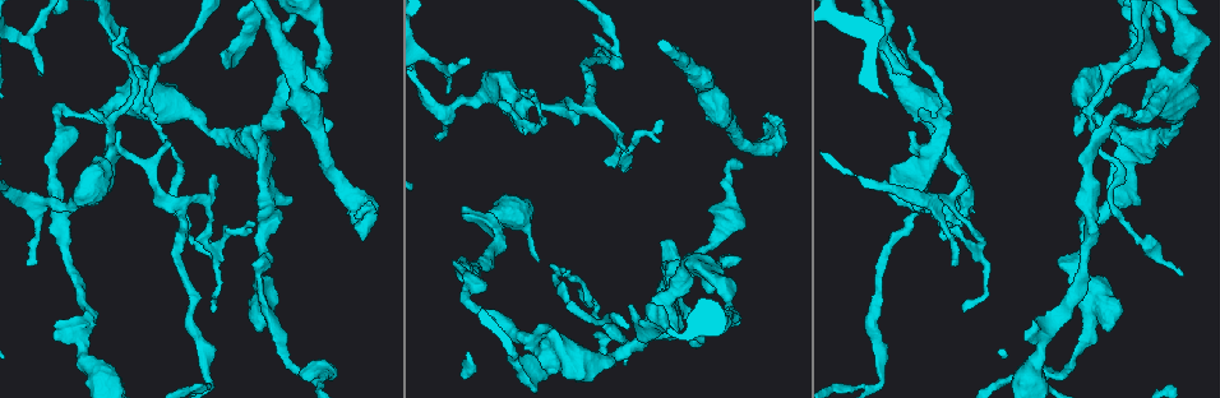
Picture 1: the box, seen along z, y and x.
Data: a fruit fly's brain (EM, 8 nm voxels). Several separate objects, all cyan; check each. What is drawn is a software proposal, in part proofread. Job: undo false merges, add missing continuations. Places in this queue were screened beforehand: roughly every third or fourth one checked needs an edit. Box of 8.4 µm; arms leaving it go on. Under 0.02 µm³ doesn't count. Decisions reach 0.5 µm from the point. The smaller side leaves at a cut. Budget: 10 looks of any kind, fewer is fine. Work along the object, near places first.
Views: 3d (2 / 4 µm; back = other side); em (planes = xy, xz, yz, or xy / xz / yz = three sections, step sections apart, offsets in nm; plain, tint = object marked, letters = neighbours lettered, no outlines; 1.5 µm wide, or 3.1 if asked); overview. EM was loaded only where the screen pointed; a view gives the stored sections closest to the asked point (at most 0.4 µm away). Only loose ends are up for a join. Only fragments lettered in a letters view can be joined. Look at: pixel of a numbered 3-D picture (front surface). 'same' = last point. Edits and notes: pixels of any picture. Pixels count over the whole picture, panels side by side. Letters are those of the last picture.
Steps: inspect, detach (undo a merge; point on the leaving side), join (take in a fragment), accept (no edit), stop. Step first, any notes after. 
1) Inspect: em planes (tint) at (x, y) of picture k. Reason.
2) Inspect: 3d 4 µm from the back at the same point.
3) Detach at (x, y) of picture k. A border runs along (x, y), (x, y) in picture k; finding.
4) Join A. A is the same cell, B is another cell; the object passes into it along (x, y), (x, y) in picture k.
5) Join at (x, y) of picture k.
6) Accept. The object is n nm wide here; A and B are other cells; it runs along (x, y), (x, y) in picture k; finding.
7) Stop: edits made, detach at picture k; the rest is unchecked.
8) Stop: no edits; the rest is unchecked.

Inspect: em planes (tint) at (942, 240) of picture 1. Stops while still wide.

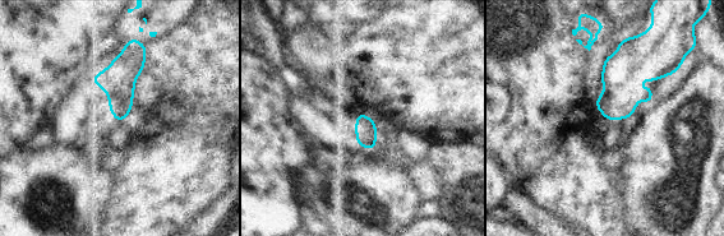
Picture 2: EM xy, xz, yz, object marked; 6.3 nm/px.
Inspect: em planes (letters) at the same point. What lies round it.

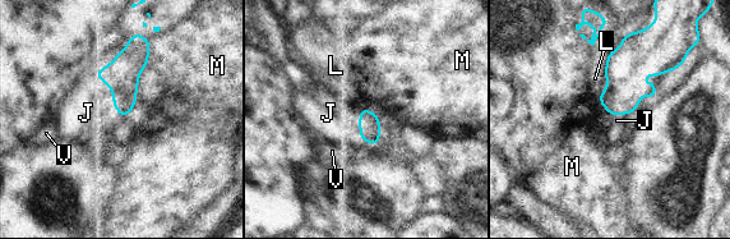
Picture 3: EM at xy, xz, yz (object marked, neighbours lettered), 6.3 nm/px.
Join J. J is the same cell, L, M and V are other cells; the neuron continues.

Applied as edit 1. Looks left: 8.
Inspect: em planes (plain) at (205, 371) of picture 1.

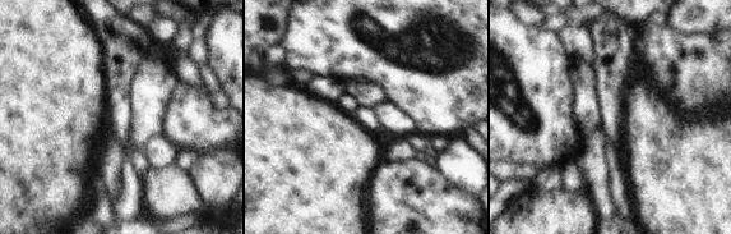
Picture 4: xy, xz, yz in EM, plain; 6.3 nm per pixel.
Inspect: em planes (letters) at the same point. What lies round it.

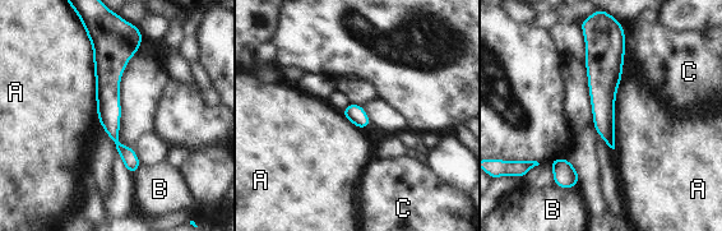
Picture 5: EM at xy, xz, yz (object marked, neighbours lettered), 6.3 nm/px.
Accept. A, B and C are other cells; it runs along (106, 37), (110, 123), (133, 169) in picture 5; one neuron here.

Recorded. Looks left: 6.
Inspect: 3d 4 µm from the back at (118, 132) of picture 1. Free end.

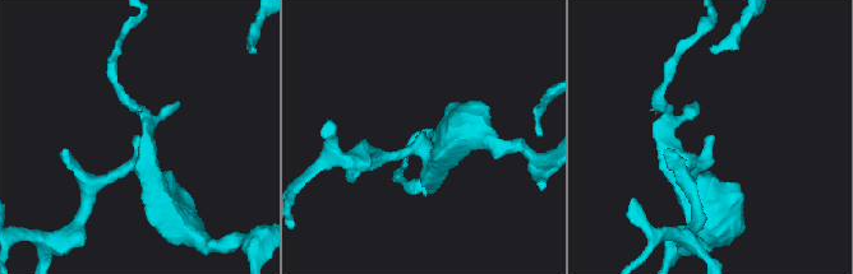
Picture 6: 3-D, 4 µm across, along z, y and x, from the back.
Inspect: em planes (tint) at (713, 137) of picture 6. Need the tissue.

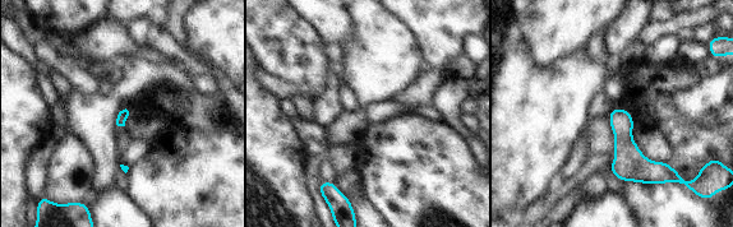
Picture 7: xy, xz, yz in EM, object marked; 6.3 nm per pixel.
Inspect: em planes (letters) at the same point.

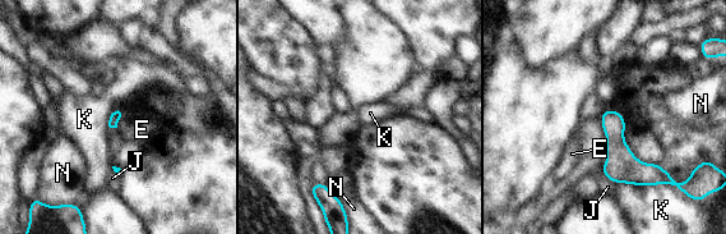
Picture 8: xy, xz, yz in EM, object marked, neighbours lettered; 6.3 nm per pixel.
Accept. E, J, K and N are other cells; none of them fits.

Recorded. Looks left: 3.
Inspect: 3d 2 µm from the back at (953, 266) of picture 1. Free end.

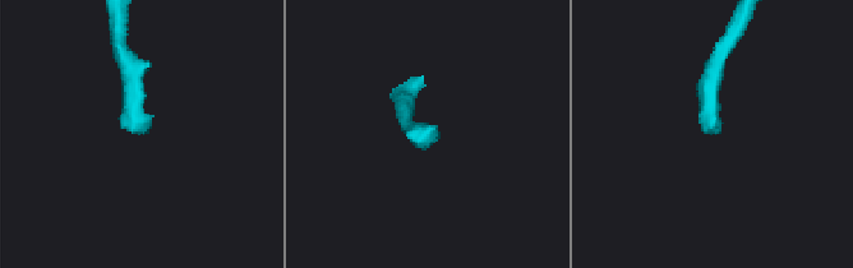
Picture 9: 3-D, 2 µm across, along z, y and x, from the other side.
Inspect: em yz step 8 (letters) at (429, 131) of picture 9.

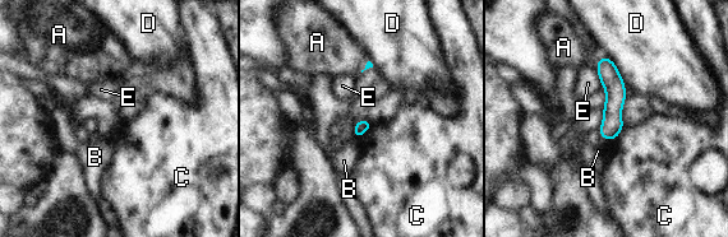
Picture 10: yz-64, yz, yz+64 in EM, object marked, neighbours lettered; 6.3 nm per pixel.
Inspect: em planes (letters) at the same point.

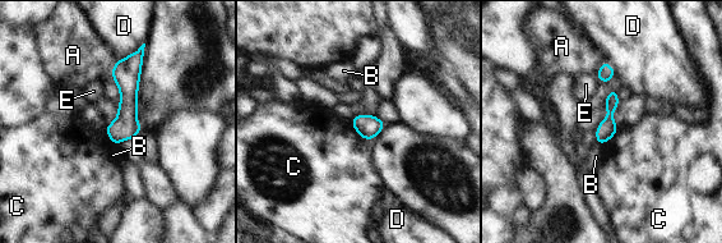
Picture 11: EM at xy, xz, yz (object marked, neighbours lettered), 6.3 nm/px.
Accept. The object is 120 nm wide here; the longest contact is with D, 200 nm; A, B, C, D and E are other cells; none of them fits.

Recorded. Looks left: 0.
Stop: edits made, join at picture 3; the rest is unchecked.

